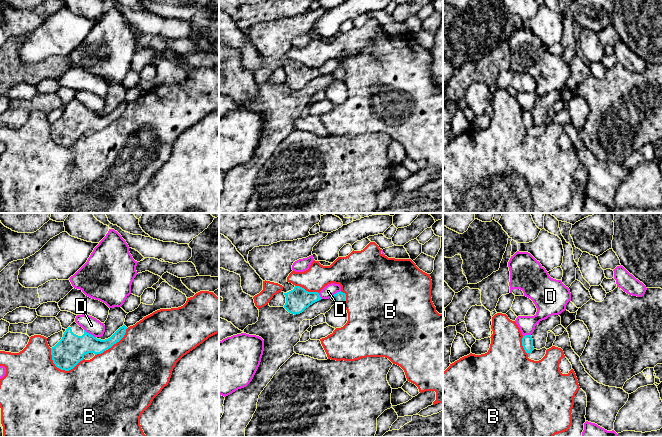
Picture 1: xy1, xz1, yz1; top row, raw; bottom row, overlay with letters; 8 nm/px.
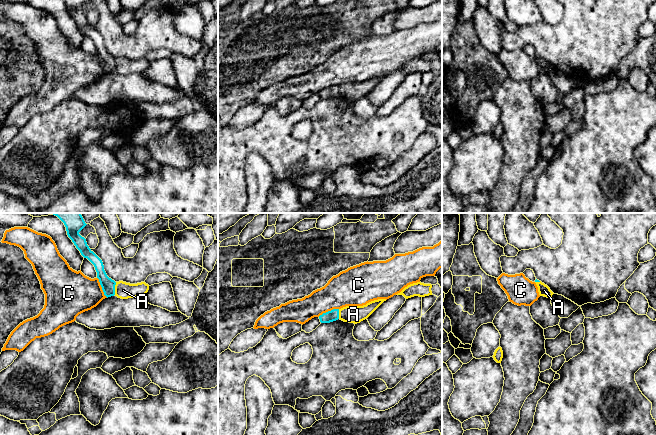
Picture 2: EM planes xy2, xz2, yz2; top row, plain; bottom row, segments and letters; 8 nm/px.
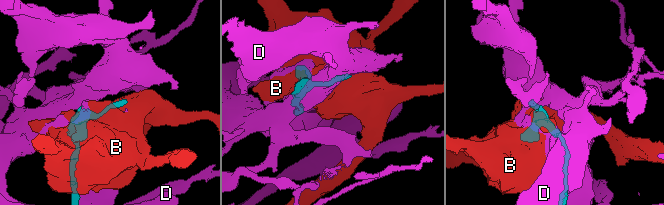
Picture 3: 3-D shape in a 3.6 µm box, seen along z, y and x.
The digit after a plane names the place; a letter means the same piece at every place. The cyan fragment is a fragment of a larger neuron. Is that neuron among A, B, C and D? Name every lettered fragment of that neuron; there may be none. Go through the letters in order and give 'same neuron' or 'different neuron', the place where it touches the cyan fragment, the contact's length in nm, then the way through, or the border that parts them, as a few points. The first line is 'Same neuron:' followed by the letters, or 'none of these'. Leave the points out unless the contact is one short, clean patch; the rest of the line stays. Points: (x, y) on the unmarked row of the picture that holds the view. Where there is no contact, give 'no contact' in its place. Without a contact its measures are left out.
Same neuron: none of these
A: different neuron; meets cyan in xy2 at (114, 64); contact 110 nm long
B: different neuron; meets cyan in xy1 at (61, 145); contact 280 nm long
C: different neuron; meets cyan in xy2 at (101, 62); contact 190 nm long; border along xy2 (97, 53), (101, 65), (107, 73)
D: different neuron; meets cyan in xy1 at (90, 110); contact 120 nm long

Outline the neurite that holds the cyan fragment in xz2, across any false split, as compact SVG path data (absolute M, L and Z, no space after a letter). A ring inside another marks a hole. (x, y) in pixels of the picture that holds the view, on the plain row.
M333 85L319 92L321 99L330 99L339 95L339 85Z

